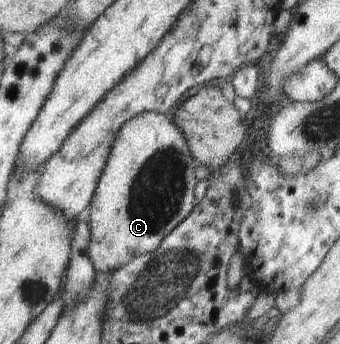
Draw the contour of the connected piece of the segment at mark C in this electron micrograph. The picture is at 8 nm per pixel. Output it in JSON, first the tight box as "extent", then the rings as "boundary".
{"extent":[87,112,198,275],"boundary":[[[143,112],[120,127],[88,208],[90,242],[87,253],[96,275],[97,272],[113,273],[134,258],[154,252],[158,244],[192,212],[195,205],[194,190],[198,182],[194,172],[198,166],[184,135],[170,114]]]}

